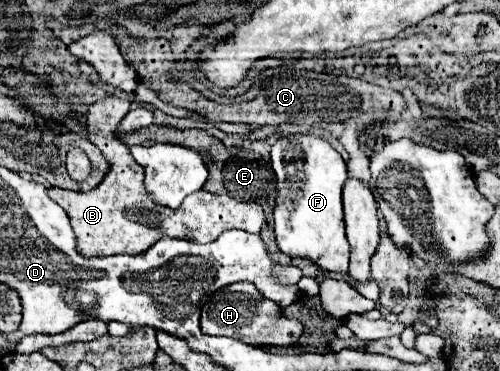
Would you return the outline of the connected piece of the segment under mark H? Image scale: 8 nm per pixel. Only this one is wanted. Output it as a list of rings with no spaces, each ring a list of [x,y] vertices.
[[[238,282],[222,288],[210,296],[210,300],[202,306],[200,328],[208,336],[230,336],[238,338],[250,346],[290,346],[302,334],[302,324],[298,320],[290,320],[282,314],[280,306],[268,298],[264,298],[254,284]]]

